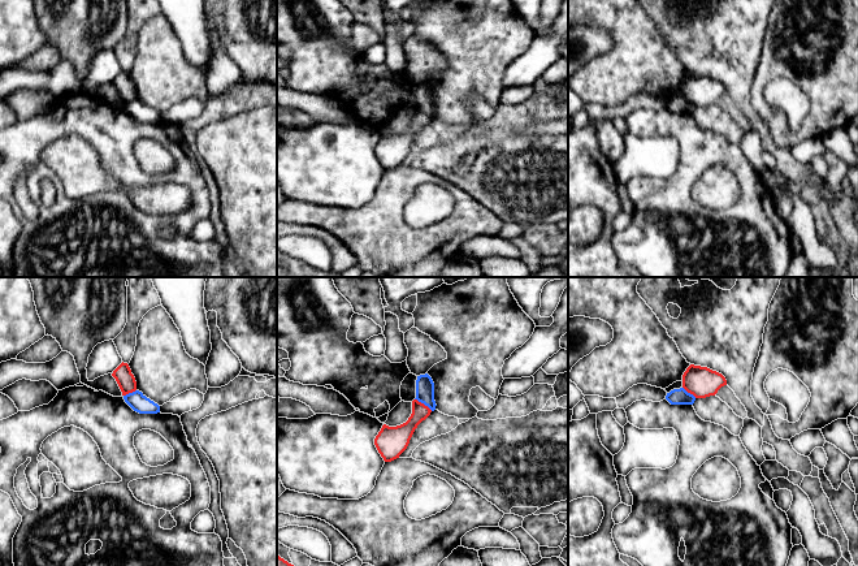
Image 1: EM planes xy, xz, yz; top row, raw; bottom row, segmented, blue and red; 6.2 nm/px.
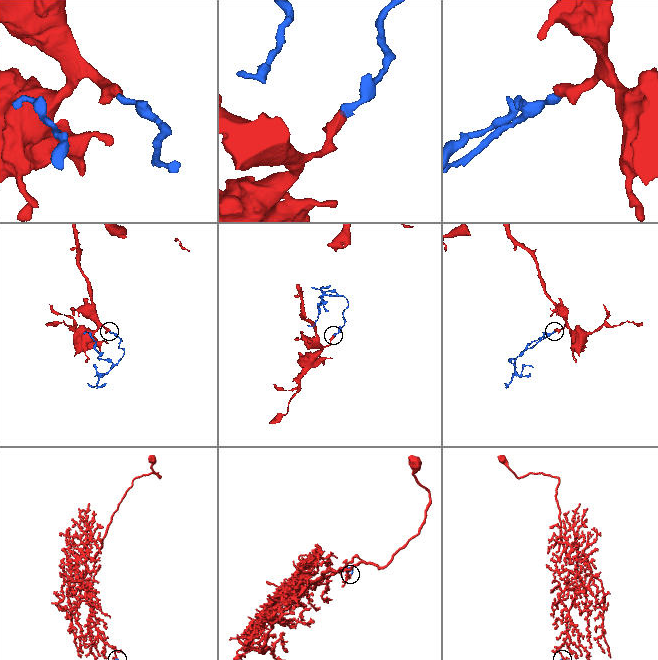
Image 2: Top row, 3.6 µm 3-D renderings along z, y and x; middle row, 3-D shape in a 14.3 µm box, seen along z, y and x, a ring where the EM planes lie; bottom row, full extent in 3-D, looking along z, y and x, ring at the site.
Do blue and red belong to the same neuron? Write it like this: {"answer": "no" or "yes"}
{"answer": "no"}

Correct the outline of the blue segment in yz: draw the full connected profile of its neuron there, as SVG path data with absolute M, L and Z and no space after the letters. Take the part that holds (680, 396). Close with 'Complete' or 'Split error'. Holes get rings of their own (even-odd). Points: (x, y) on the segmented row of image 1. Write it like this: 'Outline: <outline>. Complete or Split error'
Outline: M680 388L667 393L666 399L671 405L693 405L696 401L696 397L688 393L684 388Z. Complete

